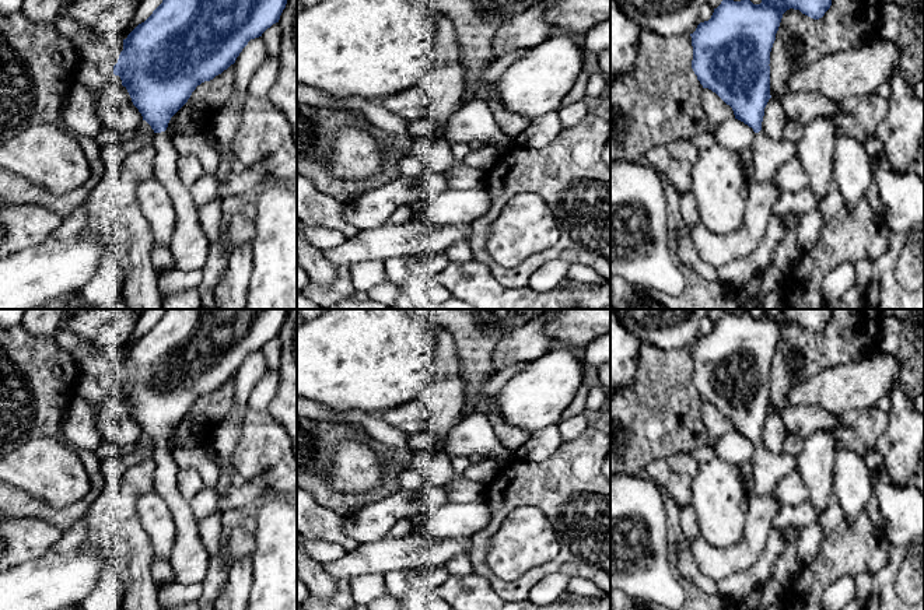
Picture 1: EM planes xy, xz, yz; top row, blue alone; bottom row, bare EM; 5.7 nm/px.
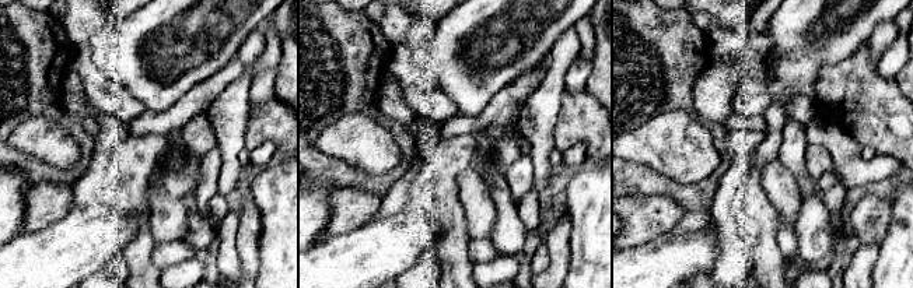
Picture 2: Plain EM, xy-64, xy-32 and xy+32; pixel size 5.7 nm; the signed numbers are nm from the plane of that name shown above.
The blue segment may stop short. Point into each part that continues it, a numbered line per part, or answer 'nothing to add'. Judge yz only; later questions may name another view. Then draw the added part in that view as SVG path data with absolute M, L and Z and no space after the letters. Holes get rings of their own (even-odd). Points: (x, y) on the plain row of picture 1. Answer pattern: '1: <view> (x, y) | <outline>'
1: yz (769, 469) | M763 444L755 448L750 460L753 466L753 484L750 495L763 497L774 491L776 485L790 473L797 470L797 459L792 455L770 452Z

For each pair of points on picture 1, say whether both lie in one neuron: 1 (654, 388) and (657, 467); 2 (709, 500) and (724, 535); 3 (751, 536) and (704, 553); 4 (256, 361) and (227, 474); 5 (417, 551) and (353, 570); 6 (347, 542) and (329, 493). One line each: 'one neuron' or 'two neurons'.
1: two neurons
2: one neuron
3: one neuron
4: one neuron
5: one neuron
6: two neurons

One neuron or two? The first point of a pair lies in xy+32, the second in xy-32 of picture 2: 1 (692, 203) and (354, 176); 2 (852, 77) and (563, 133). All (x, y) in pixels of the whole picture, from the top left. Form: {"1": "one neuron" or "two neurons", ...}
{"1": "one neuron", "2": "one neuron"}

